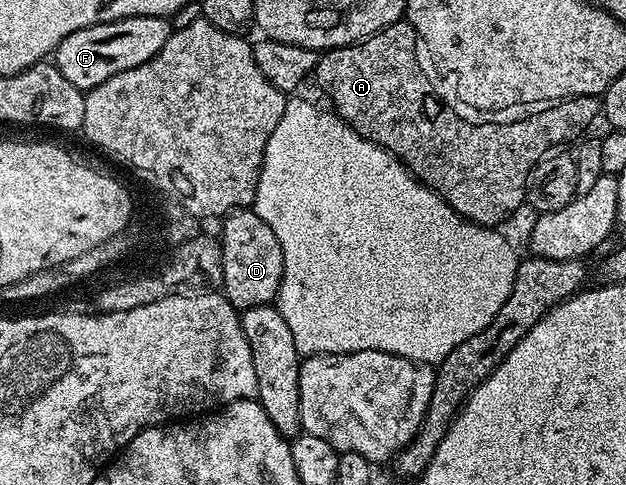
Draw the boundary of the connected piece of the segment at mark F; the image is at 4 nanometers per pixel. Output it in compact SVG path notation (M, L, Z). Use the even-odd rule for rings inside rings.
M134 16L85 26L85 30L69 34L69 38L55 47L53 62L57 70L65 74L65 79L73 82L73 86L90 90L113 78L113 74L121 74L125 70L133 70L133 66L141 66L141 62L149 62L149 58L153 58L153 54L157 54L157 50L161 50L170 38L173 31L171 23L166 16Z

